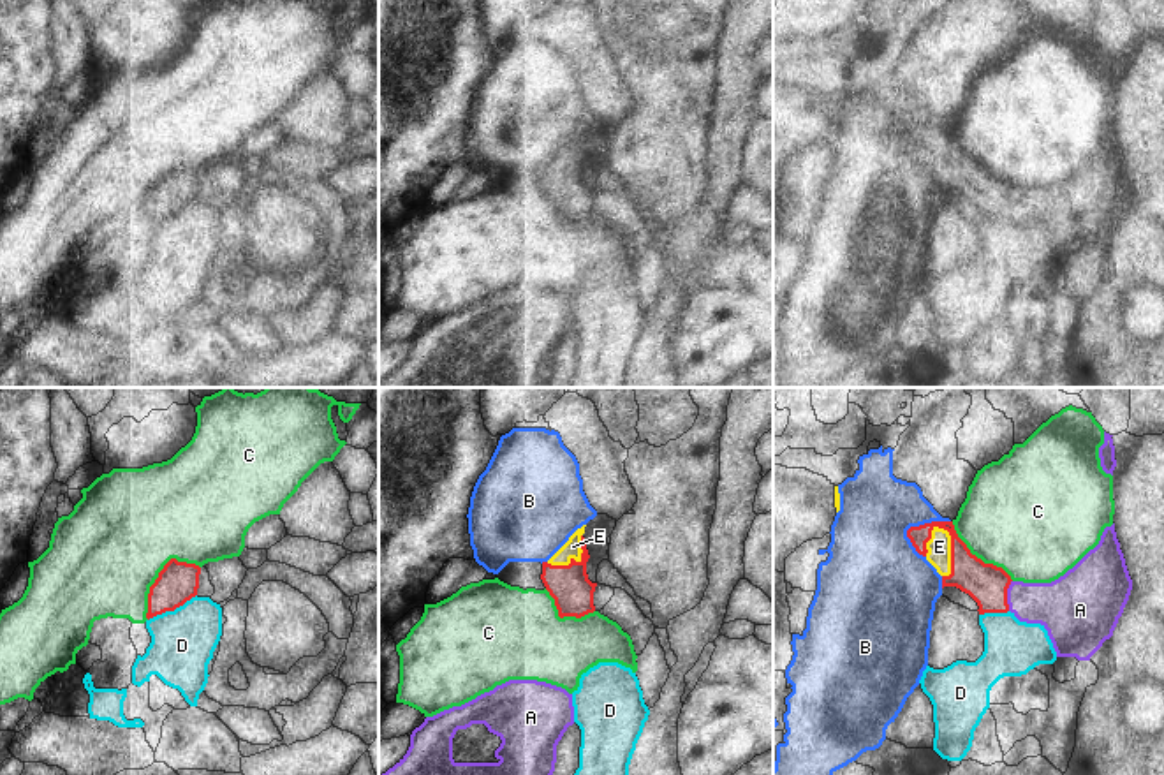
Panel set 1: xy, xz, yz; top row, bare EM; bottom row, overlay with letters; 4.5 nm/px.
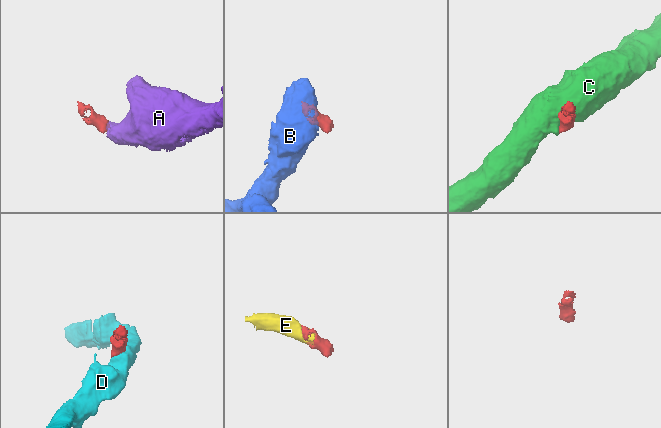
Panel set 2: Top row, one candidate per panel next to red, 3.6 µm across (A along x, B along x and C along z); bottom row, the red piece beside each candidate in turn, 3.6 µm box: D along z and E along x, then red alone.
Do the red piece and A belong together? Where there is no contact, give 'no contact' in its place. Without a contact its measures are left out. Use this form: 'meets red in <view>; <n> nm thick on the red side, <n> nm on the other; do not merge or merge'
meets red in yz; 190 nm thick on the red side, 220 nm on the other; merge

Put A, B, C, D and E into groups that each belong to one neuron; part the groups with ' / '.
A E / B / C / D

